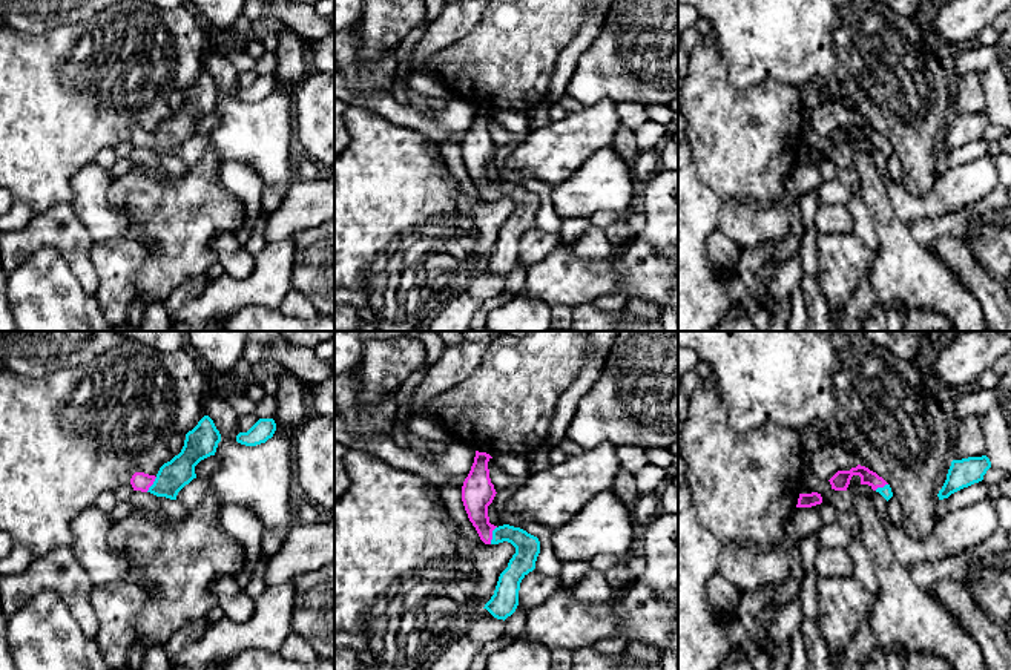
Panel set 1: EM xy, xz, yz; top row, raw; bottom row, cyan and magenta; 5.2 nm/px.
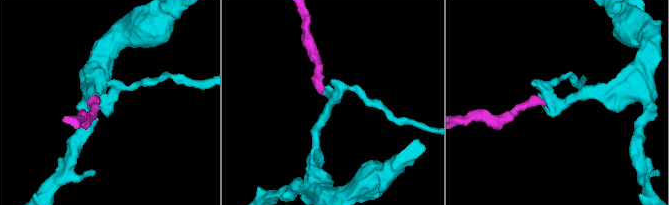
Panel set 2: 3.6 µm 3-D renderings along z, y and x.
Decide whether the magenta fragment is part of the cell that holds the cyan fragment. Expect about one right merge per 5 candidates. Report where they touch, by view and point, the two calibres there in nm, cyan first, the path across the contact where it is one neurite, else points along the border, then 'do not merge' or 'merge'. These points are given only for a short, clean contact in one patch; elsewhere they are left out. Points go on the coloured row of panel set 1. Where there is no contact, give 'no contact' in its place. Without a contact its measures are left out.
meets cyan in xz at (493, 535); 130 nm thick on the cyan side, 180 nm on the other; runs through xz (526, 546), (516, 535), (493, 535), (477, 515), (477, 492); merge

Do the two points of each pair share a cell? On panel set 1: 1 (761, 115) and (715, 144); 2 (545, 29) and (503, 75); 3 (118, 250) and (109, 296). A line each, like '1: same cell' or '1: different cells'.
1: same cell
2: same cell
3: same cell

